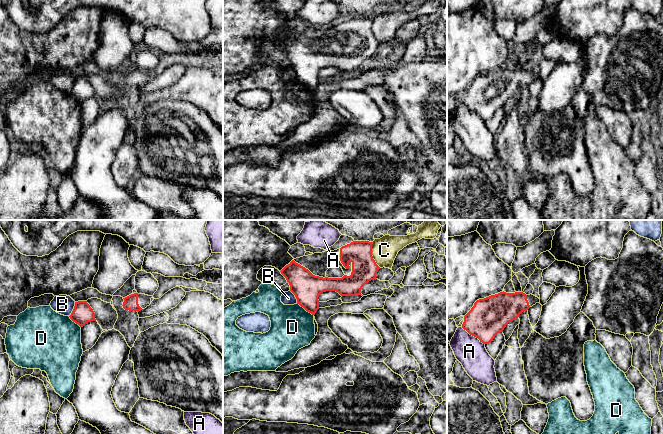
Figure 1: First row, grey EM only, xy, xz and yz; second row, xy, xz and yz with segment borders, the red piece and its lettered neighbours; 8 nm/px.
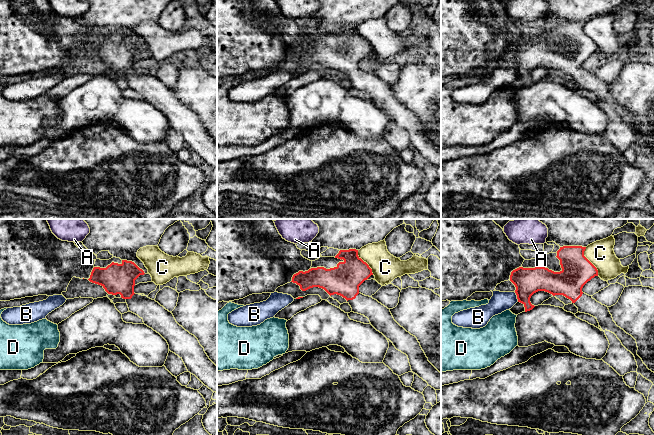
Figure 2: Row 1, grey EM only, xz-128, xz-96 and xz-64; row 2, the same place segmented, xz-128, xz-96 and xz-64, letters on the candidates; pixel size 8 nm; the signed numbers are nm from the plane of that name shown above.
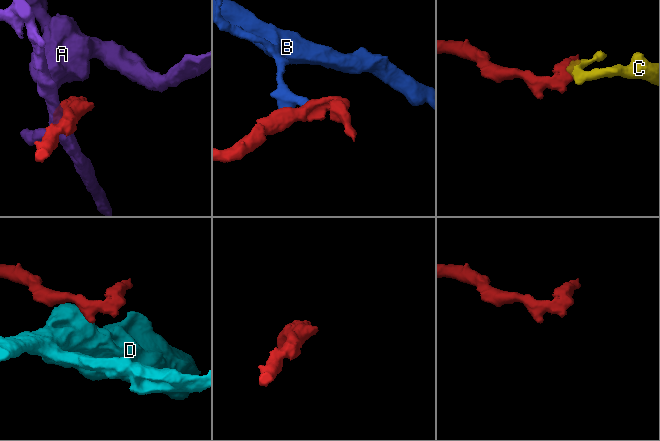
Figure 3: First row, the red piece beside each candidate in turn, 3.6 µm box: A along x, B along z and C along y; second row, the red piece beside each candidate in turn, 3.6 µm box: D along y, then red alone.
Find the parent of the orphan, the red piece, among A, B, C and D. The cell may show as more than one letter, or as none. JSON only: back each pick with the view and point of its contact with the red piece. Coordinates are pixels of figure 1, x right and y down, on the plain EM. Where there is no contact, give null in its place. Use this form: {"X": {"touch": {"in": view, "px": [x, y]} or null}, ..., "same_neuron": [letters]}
{"same_neuron": []}

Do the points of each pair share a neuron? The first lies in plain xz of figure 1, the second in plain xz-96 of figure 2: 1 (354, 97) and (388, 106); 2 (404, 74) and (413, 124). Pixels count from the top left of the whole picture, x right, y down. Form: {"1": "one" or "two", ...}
{"1": "two", "2": "two"}

